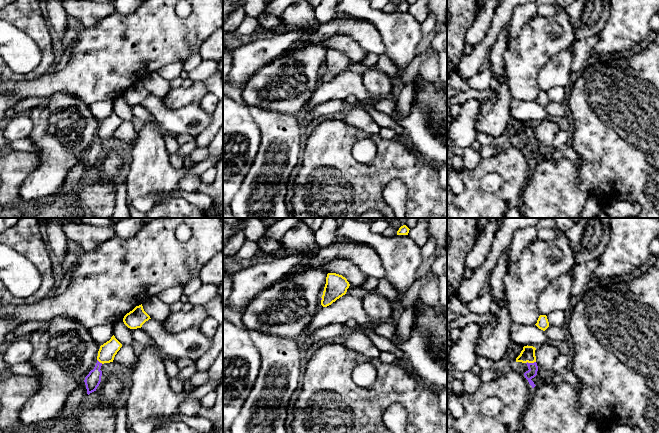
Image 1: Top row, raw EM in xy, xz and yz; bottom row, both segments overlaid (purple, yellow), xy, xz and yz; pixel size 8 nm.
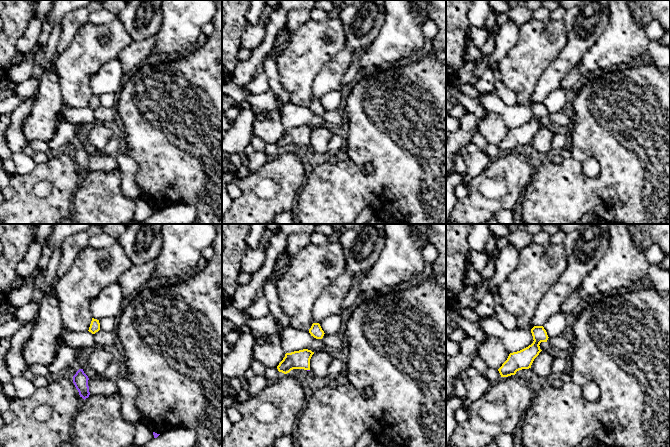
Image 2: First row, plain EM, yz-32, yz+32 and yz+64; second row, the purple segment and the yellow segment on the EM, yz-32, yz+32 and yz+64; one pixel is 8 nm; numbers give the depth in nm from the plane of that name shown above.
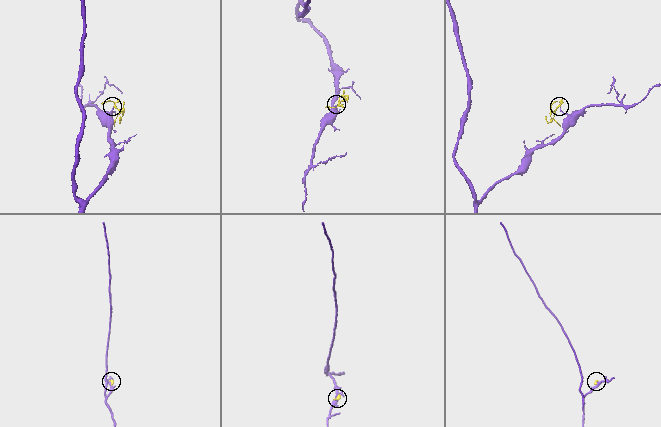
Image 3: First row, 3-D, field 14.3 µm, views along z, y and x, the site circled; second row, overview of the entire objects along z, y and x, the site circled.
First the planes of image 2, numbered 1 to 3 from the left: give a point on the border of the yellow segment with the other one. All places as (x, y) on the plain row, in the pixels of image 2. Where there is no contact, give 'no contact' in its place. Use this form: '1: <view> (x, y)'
1: no contact
2: yz+32 (308, 146)
3: no contact

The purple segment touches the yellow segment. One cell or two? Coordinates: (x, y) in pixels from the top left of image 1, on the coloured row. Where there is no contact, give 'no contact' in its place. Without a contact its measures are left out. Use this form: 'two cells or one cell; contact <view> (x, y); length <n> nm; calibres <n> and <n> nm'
one cell; contact yz (530, 363); length 80 nm; calibres 80 and 110 nm

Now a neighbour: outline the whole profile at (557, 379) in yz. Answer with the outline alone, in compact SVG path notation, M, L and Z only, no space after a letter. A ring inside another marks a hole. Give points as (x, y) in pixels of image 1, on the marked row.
M554 373L553 375L547 377L547 378L542 378L541 384L556 384L556 385L561 385L563 384L564 378L562 375Z

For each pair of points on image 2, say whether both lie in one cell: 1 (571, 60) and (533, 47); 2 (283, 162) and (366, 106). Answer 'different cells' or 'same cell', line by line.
1: different cells
2: same cell

